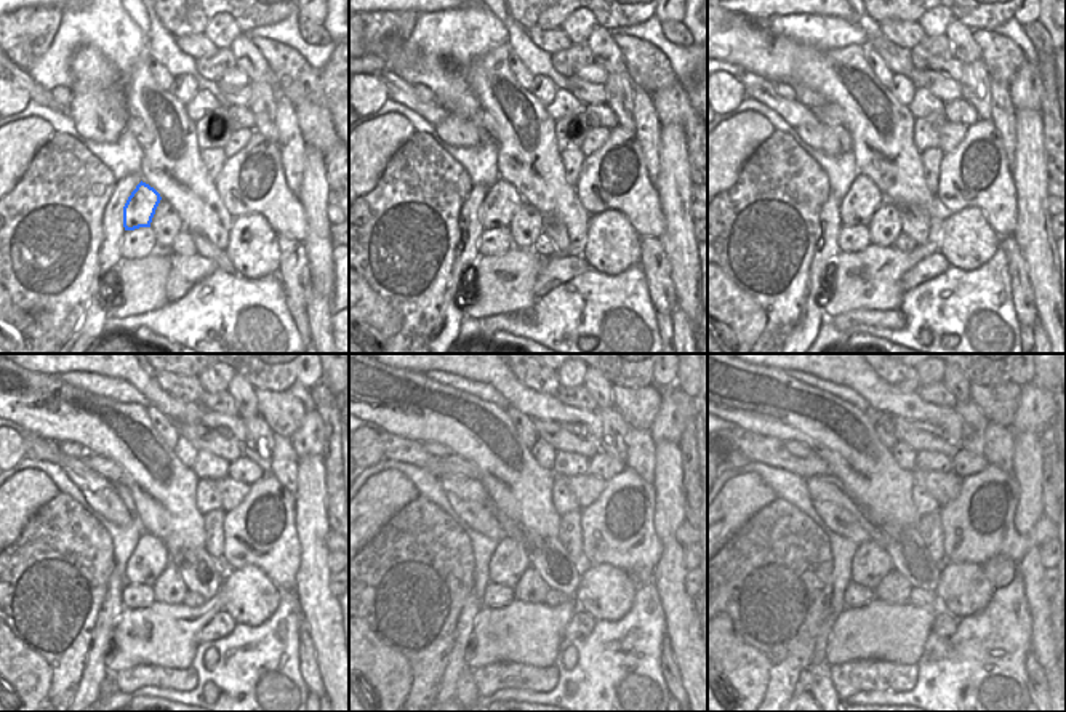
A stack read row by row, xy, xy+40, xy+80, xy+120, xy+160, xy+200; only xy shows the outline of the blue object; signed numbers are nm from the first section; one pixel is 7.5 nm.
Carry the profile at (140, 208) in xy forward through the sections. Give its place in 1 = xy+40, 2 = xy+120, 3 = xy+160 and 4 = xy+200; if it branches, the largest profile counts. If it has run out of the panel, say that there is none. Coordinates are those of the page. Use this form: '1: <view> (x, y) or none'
1: xy+40 (503, 199)
2: xy+120 (149, 559)
3: xy+160 (509, 560)
4: xy+200 (871, 564)

